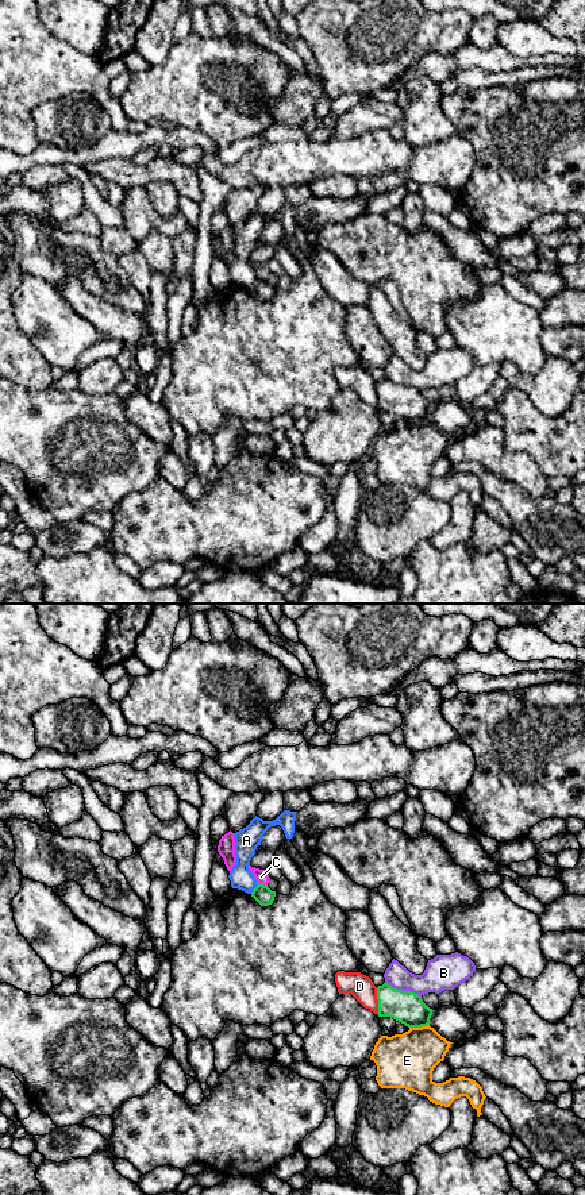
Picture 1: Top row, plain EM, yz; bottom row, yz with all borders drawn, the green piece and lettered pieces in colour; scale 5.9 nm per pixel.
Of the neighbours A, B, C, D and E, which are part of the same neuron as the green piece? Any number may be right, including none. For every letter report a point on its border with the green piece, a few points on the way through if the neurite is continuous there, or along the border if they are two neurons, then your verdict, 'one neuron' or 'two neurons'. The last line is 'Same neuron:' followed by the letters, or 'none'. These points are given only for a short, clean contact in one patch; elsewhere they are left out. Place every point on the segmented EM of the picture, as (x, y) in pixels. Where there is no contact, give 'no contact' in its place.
A: yz (254, 889) | along yz (258, 885), (250, 893) | two neurons
B: yz (403, 991) | two neurons
C: yz (262, 885) | along yz (258, 883), (266, 886) | two neurons
D: yz (378, 1001) | two neurons
E: yz (419, 1026) | two neurons
Same neuron: none

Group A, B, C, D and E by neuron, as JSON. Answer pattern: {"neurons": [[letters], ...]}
{"neurons": [["A"], ["B"], ["C"], ["D"], ["E"]]}

